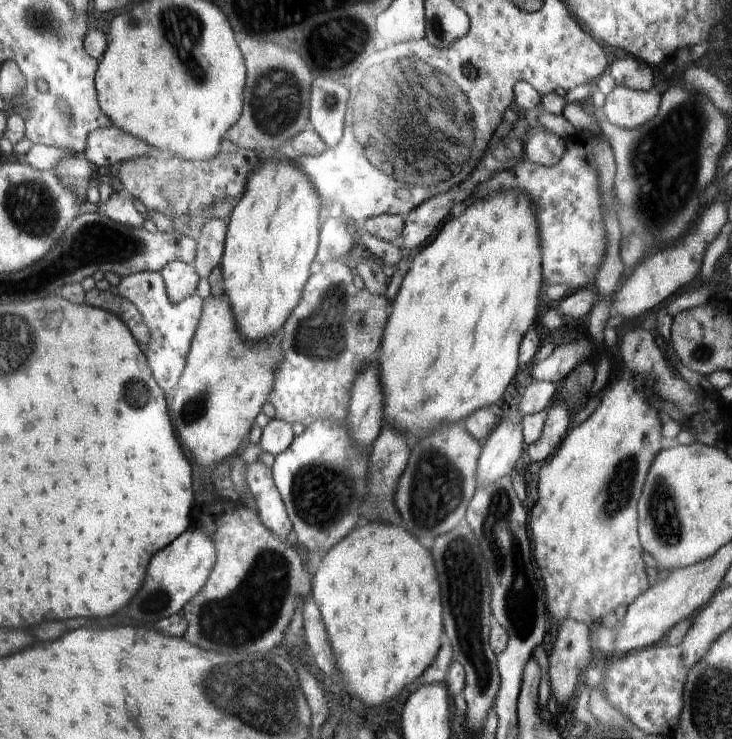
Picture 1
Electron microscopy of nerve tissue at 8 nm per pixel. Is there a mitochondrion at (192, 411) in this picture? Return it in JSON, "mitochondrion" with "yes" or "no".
{"mitochondrion":"yes"}

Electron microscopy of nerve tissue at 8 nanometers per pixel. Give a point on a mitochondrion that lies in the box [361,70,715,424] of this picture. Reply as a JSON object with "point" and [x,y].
{"point":[662,160]}

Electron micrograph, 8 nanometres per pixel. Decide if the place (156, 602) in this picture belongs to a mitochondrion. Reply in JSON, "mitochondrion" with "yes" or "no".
{"mitochondrion":"yes"}

